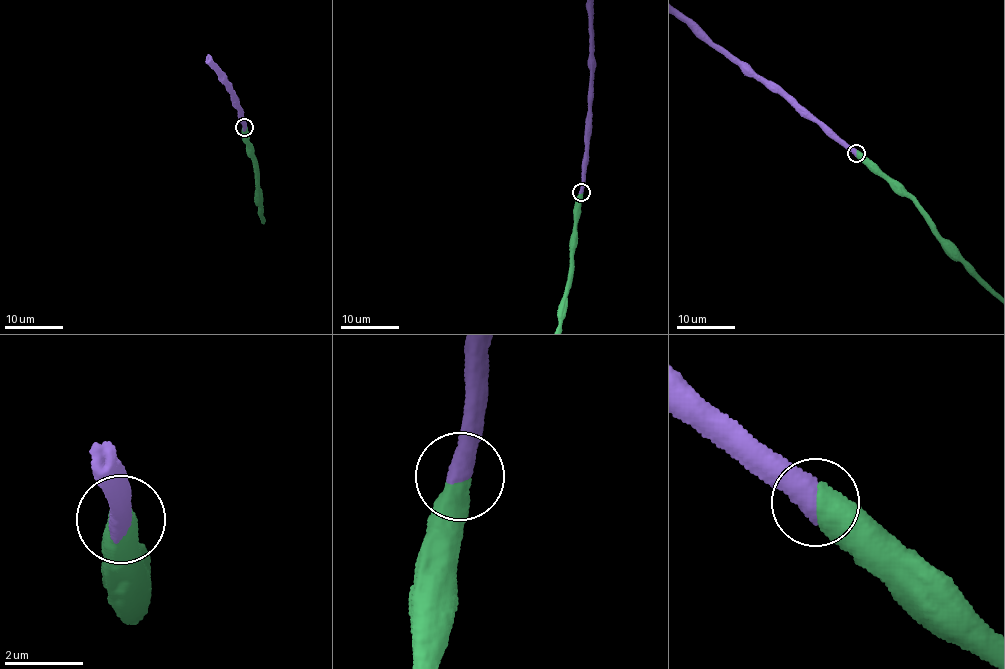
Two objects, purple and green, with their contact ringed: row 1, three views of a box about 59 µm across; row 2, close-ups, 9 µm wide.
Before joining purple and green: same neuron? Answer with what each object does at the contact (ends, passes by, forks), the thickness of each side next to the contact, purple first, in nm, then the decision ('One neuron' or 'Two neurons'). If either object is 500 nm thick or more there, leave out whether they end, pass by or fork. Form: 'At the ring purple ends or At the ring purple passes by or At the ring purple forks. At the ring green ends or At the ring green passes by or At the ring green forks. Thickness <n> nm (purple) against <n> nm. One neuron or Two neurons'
Thickness 600 nm (purple) against 650 nm. One neuron

